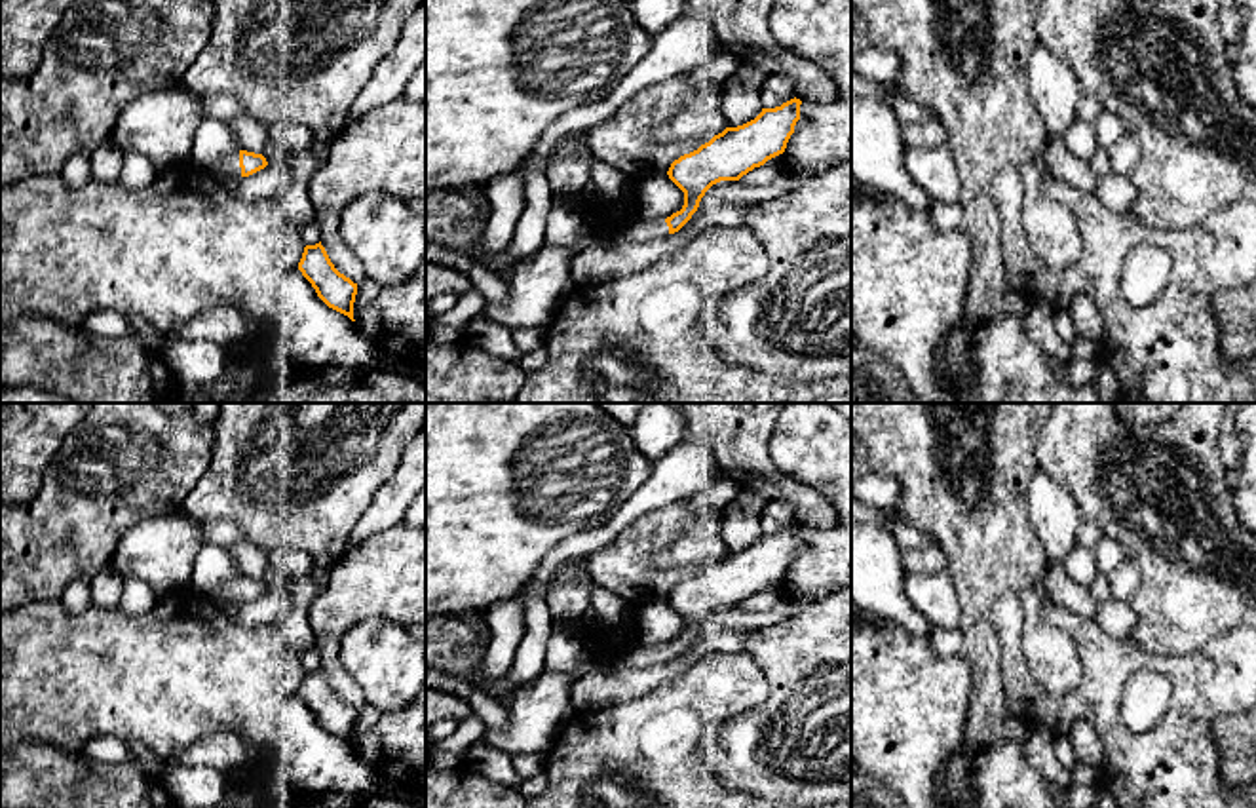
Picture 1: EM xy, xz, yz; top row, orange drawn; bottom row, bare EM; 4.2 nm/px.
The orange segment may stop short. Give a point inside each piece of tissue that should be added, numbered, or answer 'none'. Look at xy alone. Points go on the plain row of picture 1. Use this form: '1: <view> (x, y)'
1: xy (227, 592)

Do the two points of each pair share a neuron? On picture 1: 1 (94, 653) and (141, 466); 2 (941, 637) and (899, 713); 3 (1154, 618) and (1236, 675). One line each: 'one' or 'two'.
1: two
2: two
3: two

